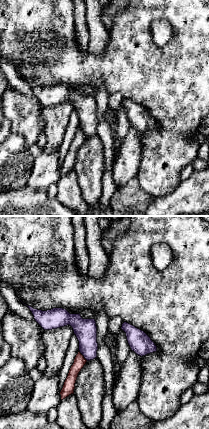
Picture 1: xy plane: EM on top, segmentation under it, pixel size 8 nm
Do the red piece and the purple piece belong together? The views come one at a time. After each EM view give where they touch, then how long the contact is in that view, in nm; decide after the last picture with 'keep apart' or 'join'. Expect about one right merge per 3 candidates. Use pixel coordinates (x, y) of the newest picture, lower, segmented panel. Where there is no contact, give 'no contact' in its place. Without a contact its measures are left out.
meets red at (82, 355); contact 110 nm long

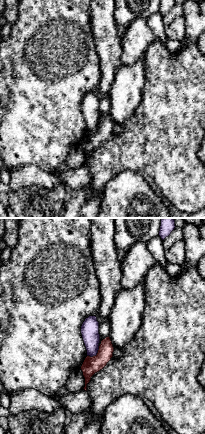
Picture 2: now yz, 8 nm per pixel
meets red at (96, 355); contact 130 nm long

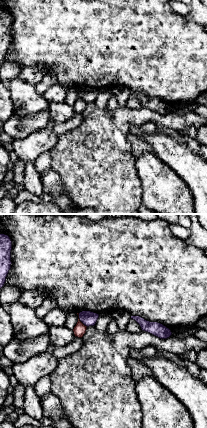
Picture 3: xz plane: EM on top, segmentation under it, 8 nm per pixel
meets red at (79, 320); contact 130 nm long

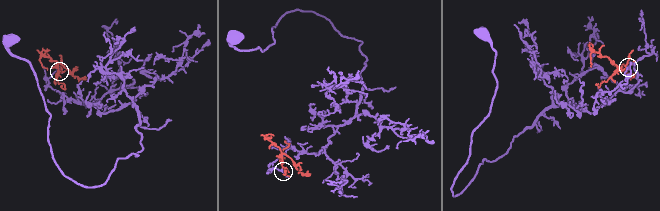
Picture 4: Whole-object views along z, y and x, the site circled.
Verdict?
keep apart

